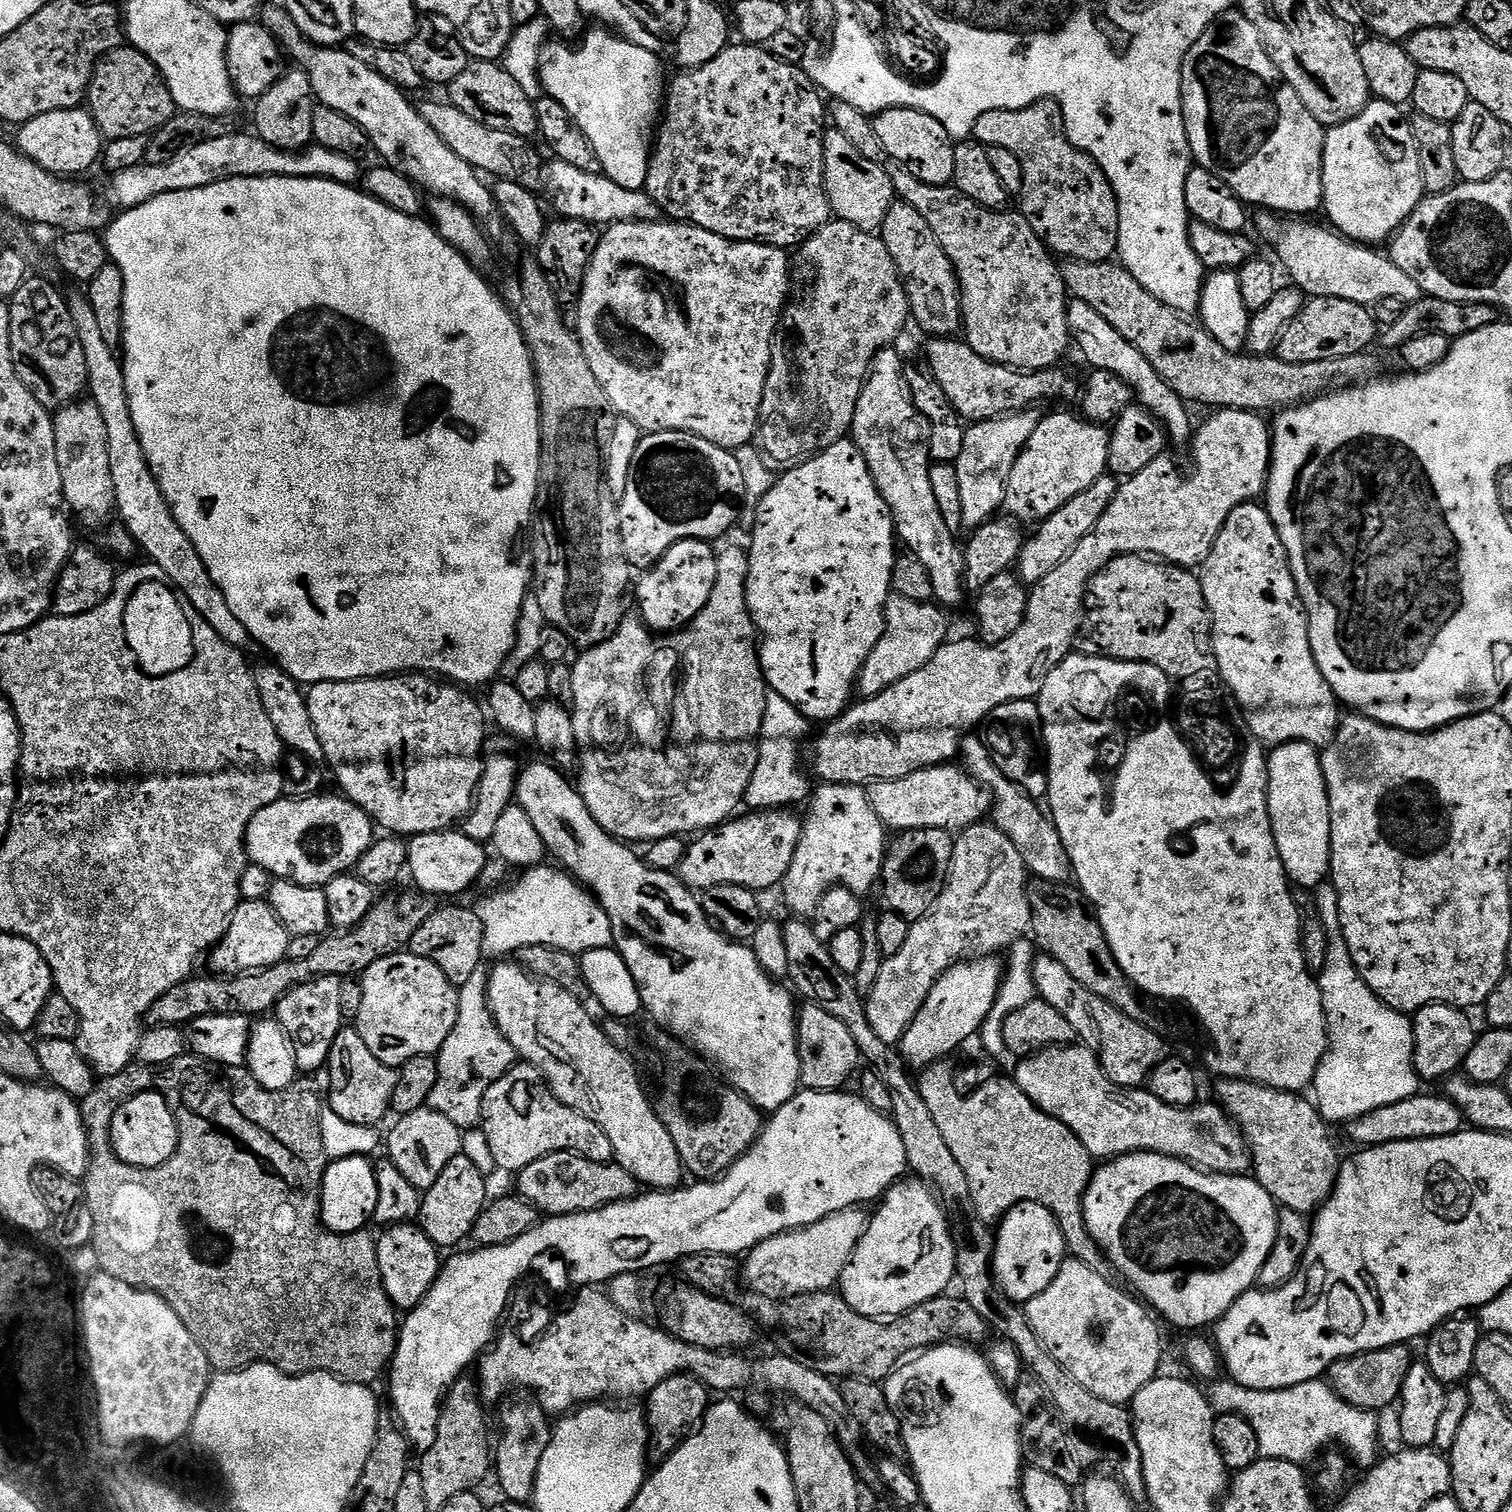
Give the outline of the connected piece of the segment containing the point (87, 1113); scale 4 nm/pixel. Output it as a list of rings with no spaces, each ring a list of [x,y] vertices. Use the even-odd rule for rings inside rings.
[[[188,1054],[174,1058],[174,1062],[166,1062],[162,1066],[133,1062],[130,1066],[126,1066],[126,1070],[118,1070],[118,1074],[97,1079],[94,1090],[90,1090],[90,1094],[86,1094],[86,1098],[79,1101],[82,1122],[88,1135],[88,1173],[82,1177],[82,1185],[84,1187],[85,1202],[88,1203],[94,1222],[91,1244],[94,1250],[96,1250],[100,1270],[103,1273],[125,1280],[127,1283],[133,1284],[136,1288],[145,1288],[148,1292],[156,1292],[172,1307],[174,1314],[178,1314],[178,1318],[182,1318],[186,1330],[190,1330],[190,1334],[194,1334],[194,1338],[199,1342],[202,1350],[206,1354],[209,1365],[211,1365],[217,1373],[239,1372],[240,1369],[246,1368],[250,1364],[272,1364],[279,1372],[287,1372],[290,1376],[303,1376],[305,1372],[329,1372],[331,1376],[336,1376],[340,1380],[349,1380],[351,1384],[366,1384],[372,1386],[375,1385],[374,1382],[379,1376],[381,1379],[381,1377],[387,1373],[392,1362],[392,1355],[396,1352],[398,1312],[397,1309],[392,1307],[392,1304],[388,1300],[386,1290],[382,1286],[382,1274],[378,1270],[378,1254],[376,1253],[377,1237],[375,1235],[371,1236],[371,1231],[368,1230],[351,1232],[350,1234],[342,1234],[340,1236],[337,1232],[332,1232],[329,1228],[326,1228],[320,1220],[320,1191],[322,1190],[322,1182],[324,1181],[324,1171],[328,1169],[330,1163],[326,1150],[322,1146],[322,1126],[320,1125],[322,1100],[321,1097],[320,1100],[316,1097],[314,1089],[300,1087],[301,1086],[293,1086],[286,1090],[266,1090],[252,1077],[252,1073],[248,1071],[247,1067],[228,1068],[225,1064],[215,1064],[203,1058],[193,1058]],[[154,1091],[158,1091],[164,1096],[166,1102],[172,1108],[174,1118],[177,1120],[177,1130],[180,1131],[180,1141],[177,1144],[176,1153],[174,1153],[173,1157],[170,1158],[169,1161],[166,1161],[164,1165],[159,1165],[157,1168],[140,1168],[128,1165],[128,1163],[122,1163],[110,1145],[111,1118],[114,1114],[118,1113],[118,1108],[122,1107],[132,1096],[136,1096],[140,1092]]]

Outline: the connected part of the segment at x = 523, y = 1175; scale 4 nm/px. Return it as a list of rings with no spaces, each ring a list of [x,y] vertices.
[[[551,1152],[538,1162],[530,1162],[523,1170],[515,1173],[515,1191],[526,1202],[530,1202],[537,1213],[549,1216],[569,1216],[579,1212],[598,1210],[607,1204],[630,1200],[637,1195],[636,1179],[622,1170],[615,1162],[590,1162],[590,1158],[577,1152]]]

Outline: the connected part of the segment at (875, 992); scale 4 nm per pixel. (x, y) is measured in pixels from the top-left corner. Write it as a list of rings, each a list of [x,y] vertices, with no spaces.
[[[977,822],[963,829],[955,837],[952,845],[952,861],[946,882],[942,886],[942,894],[938,894],[938,902],[920,920],[911,921],[910,941],[918,942],[920,948],[909,946],[898,950],[898,954],[887,957],[880,967],[878,978],[872,989],[866,993],[866,1018],[870,1018],[870,1026],[874,1034],[882,1042],[896,1046],[906,1034],[910,1022],[922,1010],[922,1002],[930,994],[934,982],[952,965],[969,958],[990,956],[1011,948],[1015,940],[1021,939],[1031,926],[1031,904],[1028,897],[1030,873],[1022,862],[1022,854],[1018,854],[1018,846],[1002,834],[991,822]]]

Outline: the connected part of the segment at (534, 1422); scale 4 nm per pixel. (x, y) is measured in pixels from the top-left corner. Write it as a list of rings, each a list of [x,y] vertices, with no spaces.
[[[520,1390],[509,1395],[499,1405],[500,1441],[494,1444],[494,1476],[500,1483],[500,1492],[505,1501],[513,1504],[526,1504],[535,1497],[538,1466],[546,1446],[550,1446],[553,1425],[549,1413],[527,1391]]]

